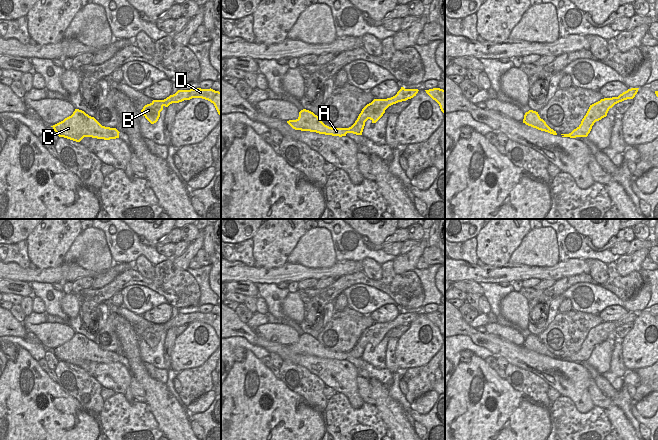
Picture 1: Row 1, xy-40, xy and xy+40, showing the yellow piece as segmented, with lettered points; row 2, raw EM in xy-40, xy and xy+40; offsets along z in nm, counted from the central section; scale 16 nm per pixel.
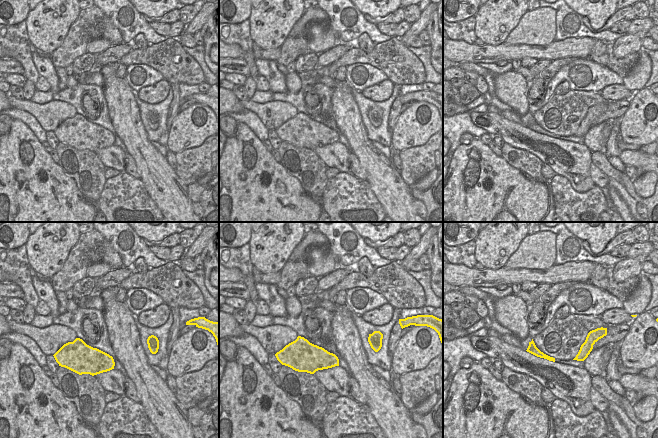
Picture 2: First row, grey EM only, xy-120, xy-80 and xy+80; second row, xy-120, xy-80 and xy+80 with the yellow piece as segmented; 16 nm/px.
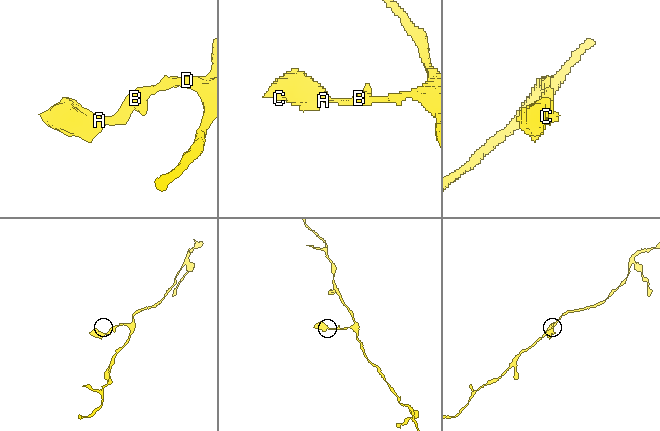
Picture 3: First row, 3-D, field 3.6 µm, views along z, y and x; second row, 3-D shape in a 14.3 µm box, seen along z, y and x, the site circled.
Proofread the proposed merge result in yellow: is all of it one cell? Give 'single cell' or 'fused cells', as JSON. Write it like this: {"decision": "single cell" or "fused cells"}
{"decision": "single cell"}

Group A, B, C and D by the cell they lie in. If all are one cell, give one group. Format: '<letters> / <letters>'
A B C D

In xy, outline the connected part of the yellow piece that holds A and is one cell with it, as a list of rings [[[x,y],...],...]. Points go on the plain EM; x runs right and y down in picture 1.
[[[401,311],[397,318],[391,322],[374,323],[362,333],[355,347],[349,352],[329,351],[325,349],[317,339],[306,333],[299,336],[299,341],[296,344],[289,344],[287,347],[295,354],[310,355],[325,359],[339,361],[346,360],[347,357],[362,359],[365,346],[368,343],[370,343],[372,347],[376,347],[389,330],[413,322],[418,315],[418,313],[405,313]]]

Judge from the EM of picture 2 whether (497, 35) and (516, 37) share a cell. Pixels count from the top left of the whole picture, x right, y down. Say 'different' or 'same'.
different

